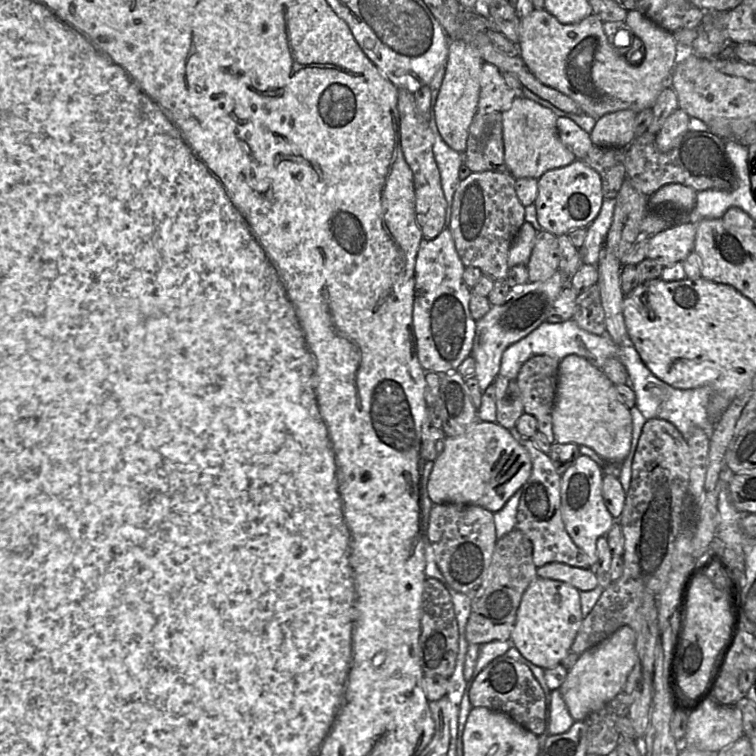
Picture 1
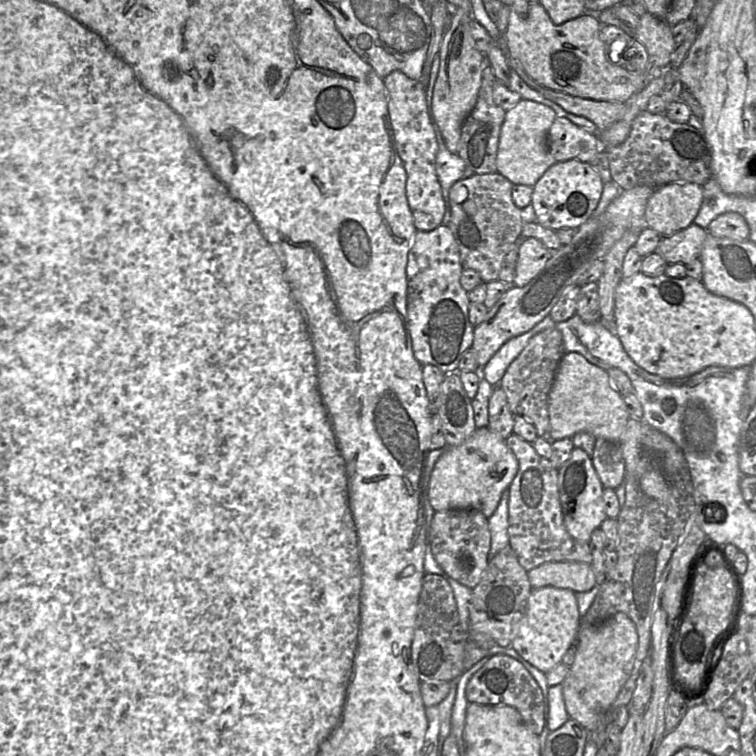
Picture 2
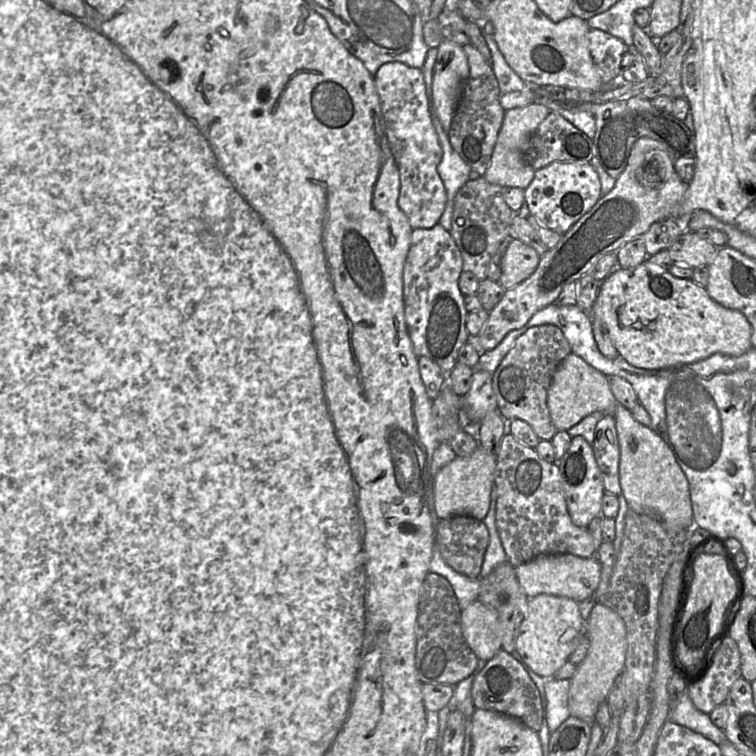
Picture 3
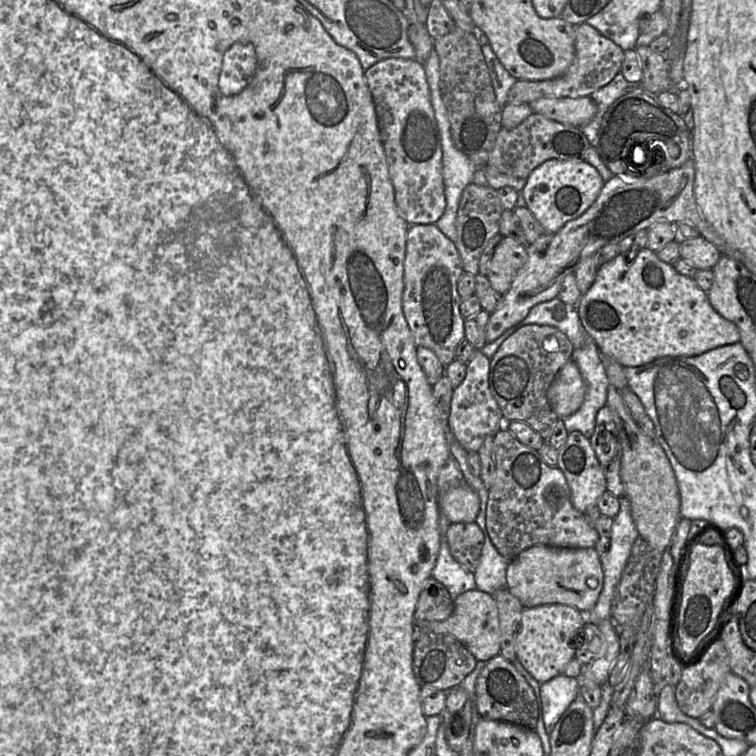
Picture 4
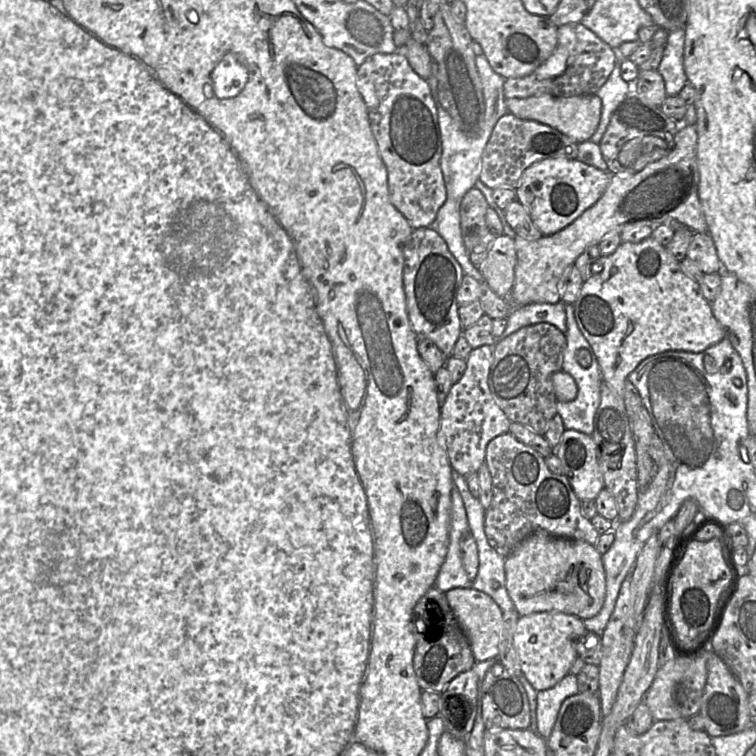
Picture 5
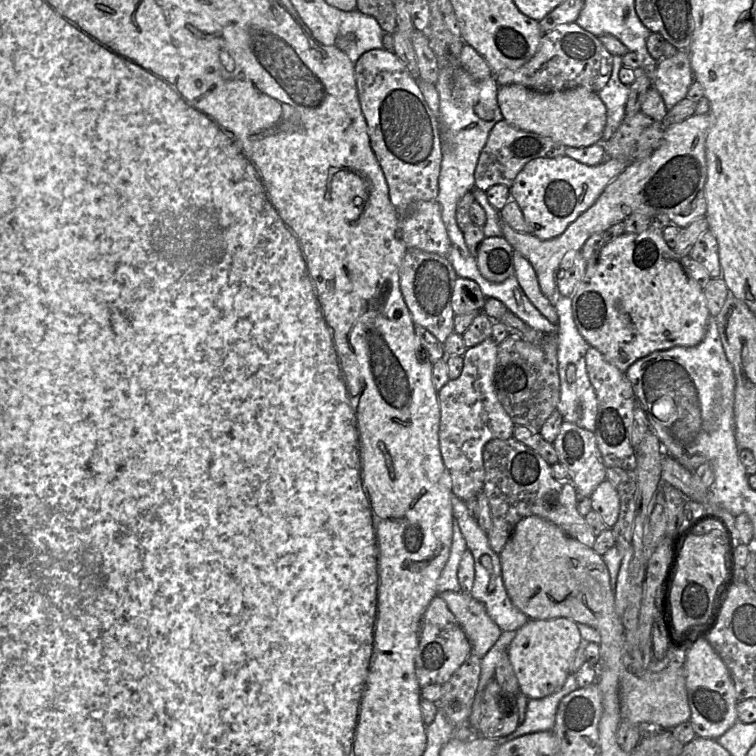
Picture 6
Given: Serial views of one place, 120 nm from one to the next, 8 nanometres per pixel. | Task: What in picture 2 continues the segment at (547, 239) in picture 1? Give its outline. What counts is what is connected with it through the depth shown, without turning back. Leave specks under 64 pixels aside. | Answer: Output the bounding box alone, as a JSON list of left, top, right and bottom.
[513,238,551,287]

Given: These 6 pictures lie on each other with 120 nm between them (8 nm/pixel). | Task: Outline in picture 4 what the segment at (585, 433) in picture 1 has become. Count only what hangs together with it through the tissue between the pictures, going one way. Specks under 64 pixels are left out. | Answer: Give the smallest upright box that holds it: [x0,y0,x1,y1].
[547,359,586,419]

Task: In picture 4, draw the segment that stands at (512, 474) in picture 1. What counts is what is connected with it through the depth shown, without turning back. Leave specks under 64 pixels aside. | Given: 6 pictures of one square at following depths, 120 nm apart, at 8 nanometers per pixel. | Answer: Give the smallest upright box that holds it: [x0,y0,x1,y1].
[440,481,480,524]

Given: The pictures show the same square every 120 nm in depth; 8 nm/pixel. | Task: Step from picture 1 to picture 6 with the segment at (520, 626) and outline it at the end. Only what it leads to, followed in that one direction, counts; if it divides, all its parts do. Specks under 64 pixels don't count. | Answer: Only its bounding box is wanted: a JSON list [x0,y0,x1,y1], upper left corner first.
[507,618,583,699]

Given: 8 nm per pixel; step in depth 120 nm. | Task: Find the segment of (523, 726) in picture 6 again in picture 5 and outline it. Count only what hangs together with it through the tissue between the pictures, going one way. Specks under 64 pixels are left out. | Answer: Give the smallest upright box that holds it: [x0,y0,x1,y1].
[537,674,578,739]

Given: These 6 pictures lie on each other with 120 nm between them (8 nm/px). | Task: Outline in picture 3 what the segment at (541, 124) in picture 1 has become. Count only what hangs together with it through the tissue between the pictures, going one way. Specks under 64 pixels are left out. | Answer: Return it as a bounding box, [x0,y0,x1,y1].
[483,103,551,190]

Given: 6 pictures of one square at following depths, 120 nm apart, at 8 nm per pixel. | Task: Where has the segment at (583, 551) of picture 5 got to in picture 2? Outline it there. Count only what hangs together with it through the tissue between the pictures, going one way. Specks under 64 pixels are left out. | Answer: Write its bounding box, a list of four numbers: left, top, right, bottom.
[527,562,596,593]

